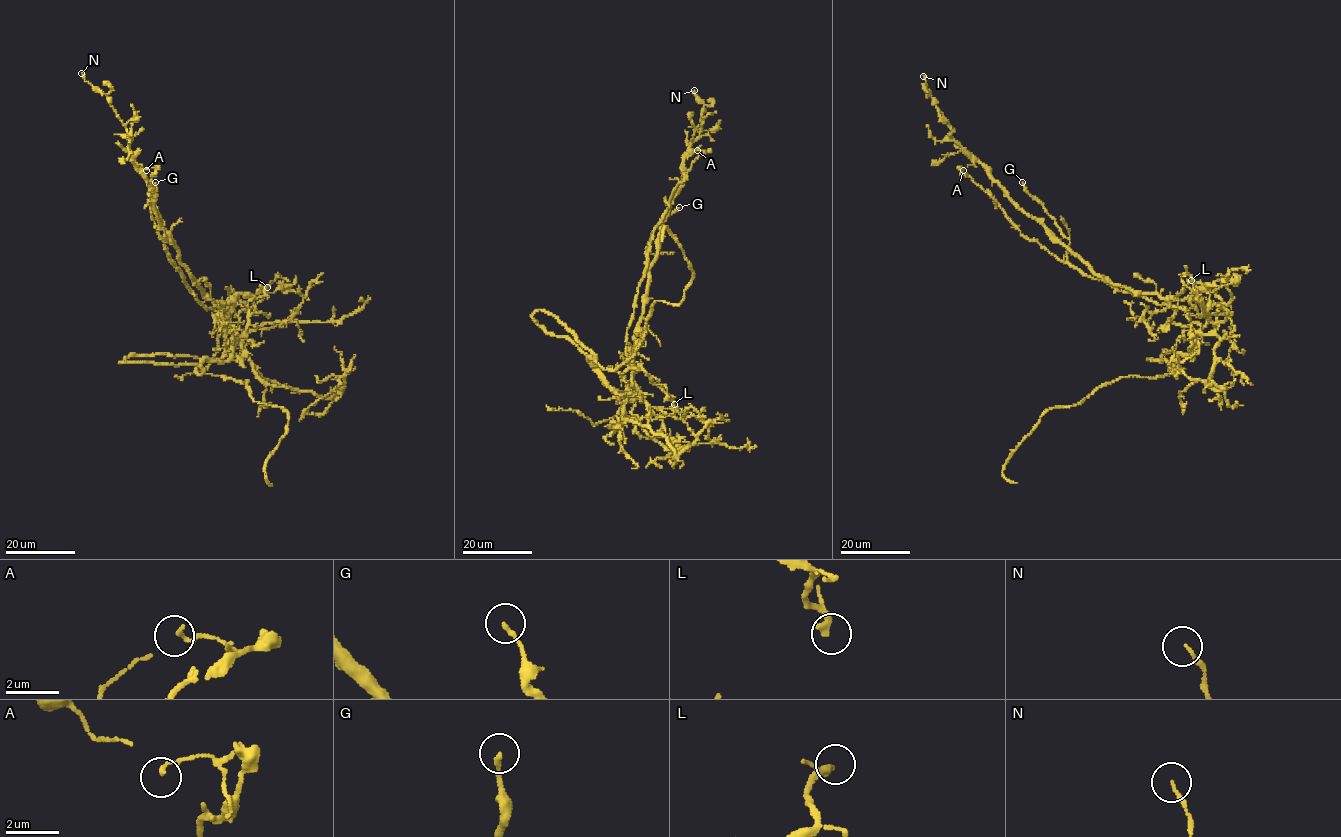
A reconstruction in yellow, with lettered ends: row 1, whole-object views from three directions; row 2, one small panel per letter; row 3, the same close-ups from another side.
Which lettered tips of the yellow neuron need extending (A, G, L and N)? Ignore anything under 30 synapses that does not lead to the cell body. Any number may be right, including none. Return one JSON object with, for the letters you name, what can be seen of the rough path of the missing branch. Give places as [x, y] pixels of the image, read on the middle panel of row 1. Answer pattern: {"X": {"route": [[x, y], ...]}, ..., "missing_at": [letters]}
{"missing_at": []}

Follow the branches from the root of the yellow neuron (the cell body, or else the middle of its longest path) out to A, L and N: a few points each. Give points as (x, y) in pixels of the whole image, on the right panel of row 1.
A: (1182, 307), (1157, 304), (1117, 291), (1062, 262), (1024, 235), (997, 202), (963, 170)
L: (1182, 307), (1187, 311), (1190, 325), (1176, 325), (1168, 319), (1164, 330), (1177, 307), (1178, 295), (1191, 280)
N: (1182, 307), (1170, 306), (1154, 294), (1105, 282), (1022, 211), (951, 138), (923, 76)

